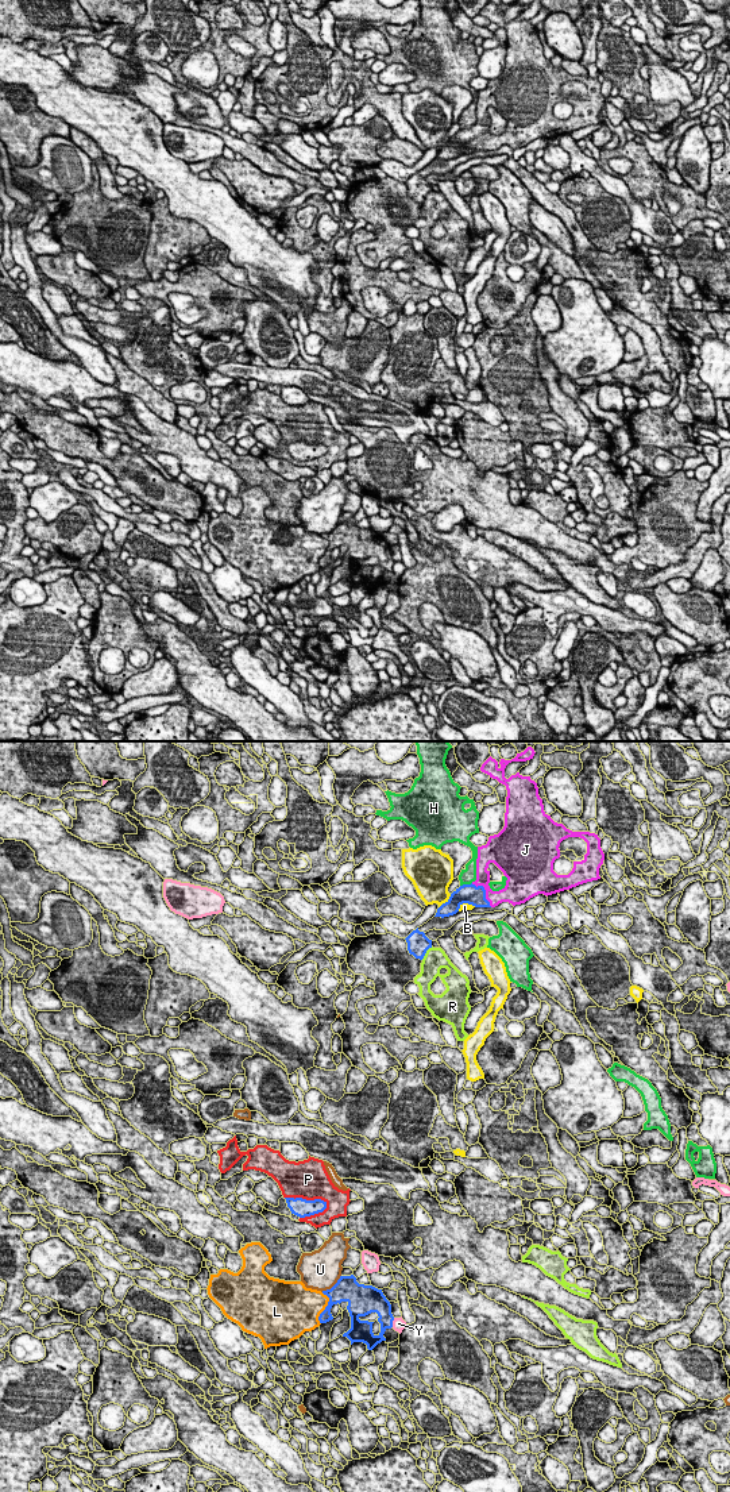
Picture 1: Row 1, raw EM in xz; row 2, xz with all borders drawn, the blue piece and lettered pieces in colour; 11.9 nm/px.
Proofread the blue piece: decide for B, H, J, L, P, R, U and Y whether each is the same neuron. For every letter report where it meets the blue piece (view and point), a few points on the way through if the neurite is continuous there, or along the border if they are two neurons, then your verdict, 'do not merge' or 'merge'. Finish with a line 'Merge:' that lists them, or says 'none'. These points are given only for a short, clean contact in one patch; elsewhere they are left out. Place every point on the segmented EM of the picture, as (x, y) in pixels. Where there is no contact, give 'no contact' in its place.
B: xz (445, 902) | do not merge
H: xz (466, 885) | do not merge
J: xz (485, 891) | across xz (470, 894), (485, 891), (482, 874) | merge
L: xz (325, 1309) | do not merge
P: xz (308, 1201) | do not merge
R: xz (425, 952) | do not merge
U: xz (333, 1286) | do not merge
Y: xz (391, 1322) | do not merge
Merge: J

